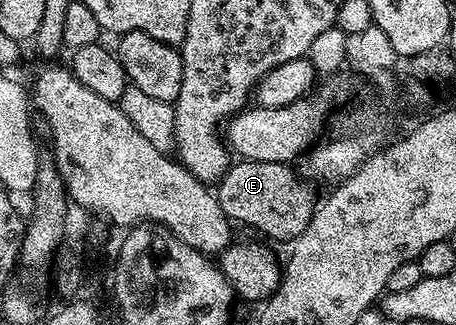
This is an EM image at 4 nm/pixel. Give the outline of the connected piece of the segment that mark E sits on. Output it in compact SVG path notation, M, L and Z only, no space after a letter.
M237 159L229 163L223 178L215 185L216 200L229 220L237 225L249 224L262 235L269 236L264 237L269 241L291 242L306 230L306 226L310 226L310 218L316 213L318 203L318 196L312 193L311 186L303 184L294 169L278 162Z

